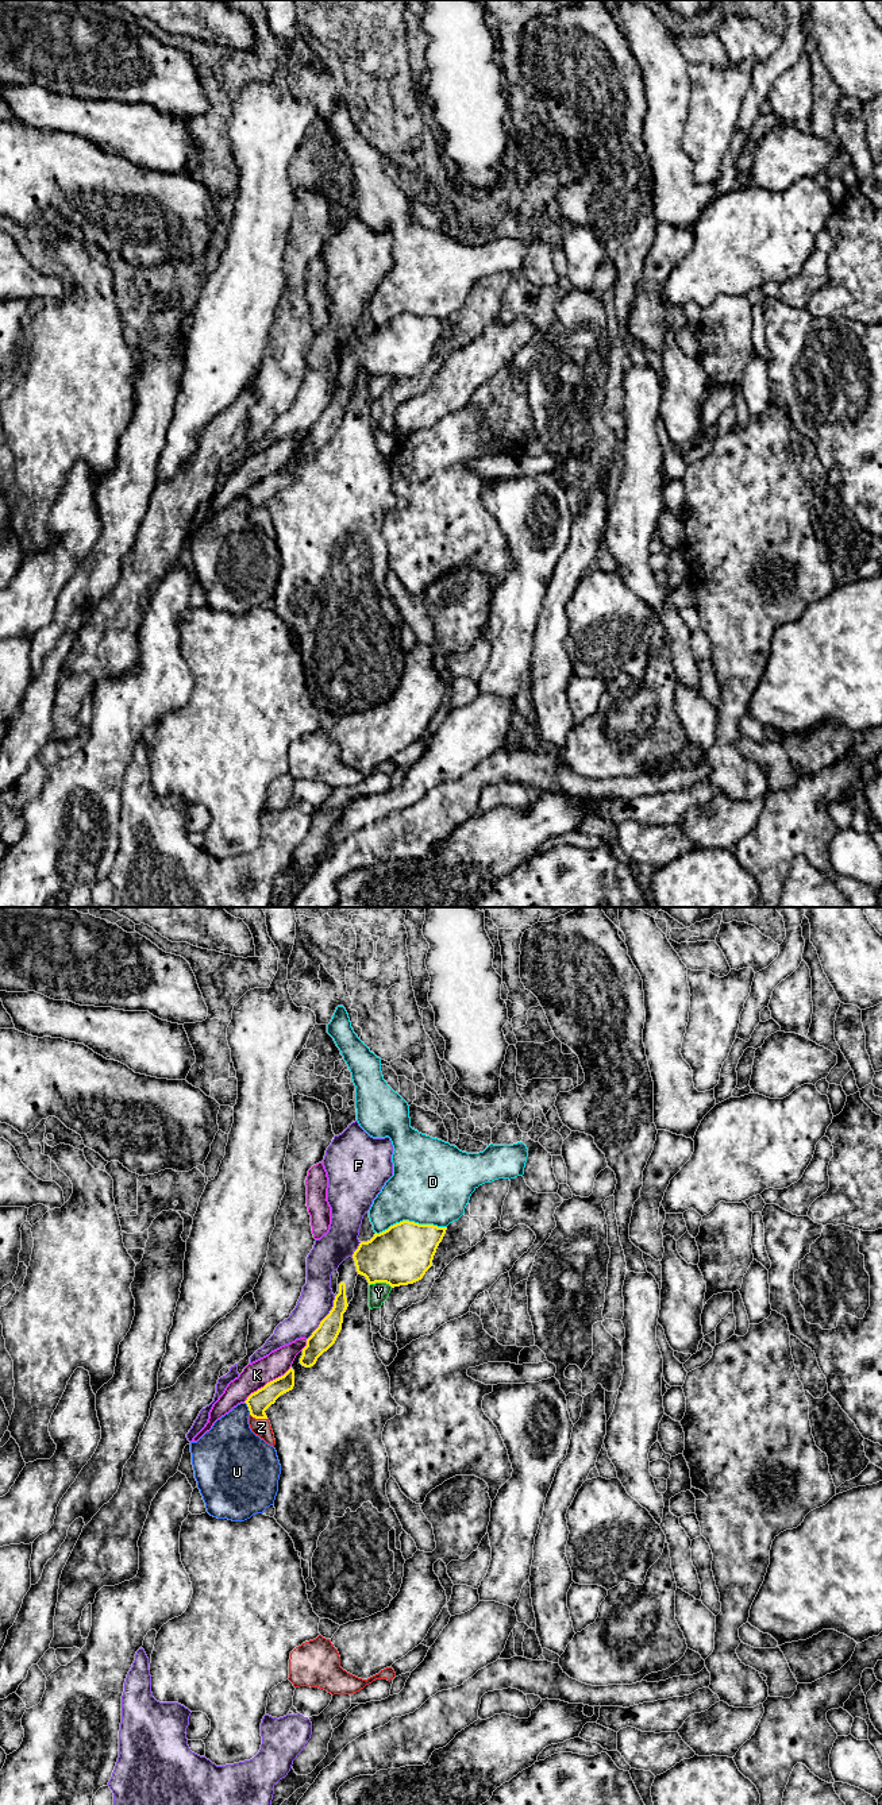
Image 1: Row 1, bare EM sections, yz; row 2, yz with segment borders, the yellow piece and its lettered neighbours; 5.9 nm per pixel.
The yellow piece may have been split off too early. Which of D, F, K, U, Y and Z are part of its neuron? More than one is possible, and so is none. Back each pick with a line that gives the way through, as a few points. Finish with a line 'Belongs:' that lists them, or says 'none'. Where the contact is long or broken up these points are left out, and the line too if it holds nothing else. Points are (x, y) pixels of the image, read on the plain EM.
Z: across yz (258, 494), (258, 510), (261, 520)
Belongs: Z

